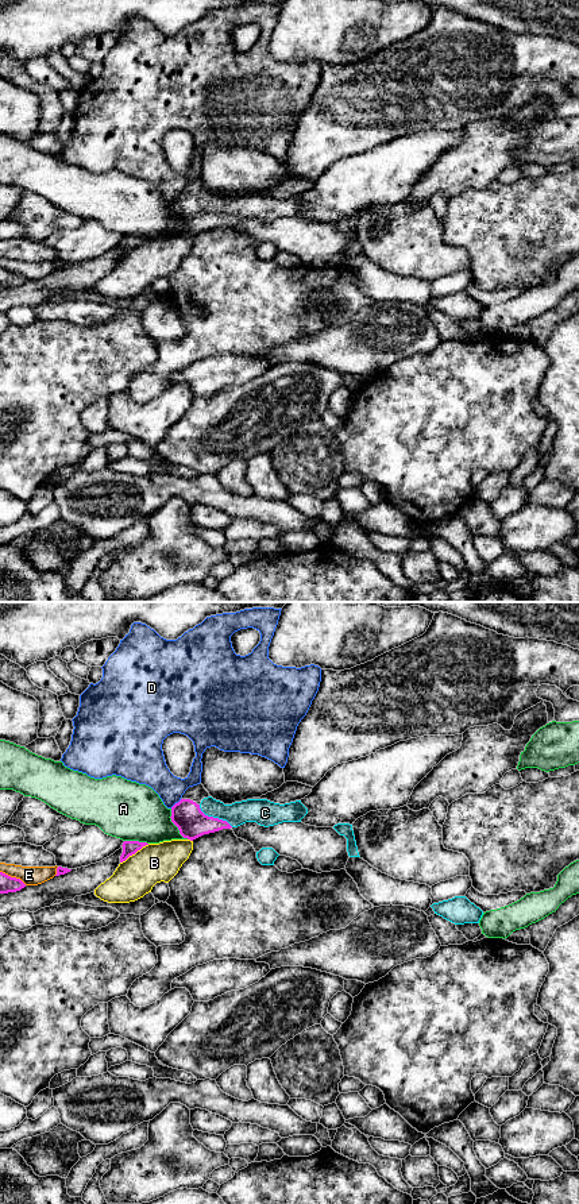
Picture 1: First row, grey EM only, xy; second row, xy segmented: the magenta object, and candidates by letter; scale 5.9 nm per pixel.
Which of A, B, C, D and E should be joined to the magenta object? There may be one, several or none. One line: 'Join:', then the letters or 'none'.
Join: C

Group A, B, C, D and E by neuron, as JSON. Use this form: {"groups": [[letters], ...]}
{"groups": [["A"], ["B"], ["C"], ["D"], ["E"]]}

